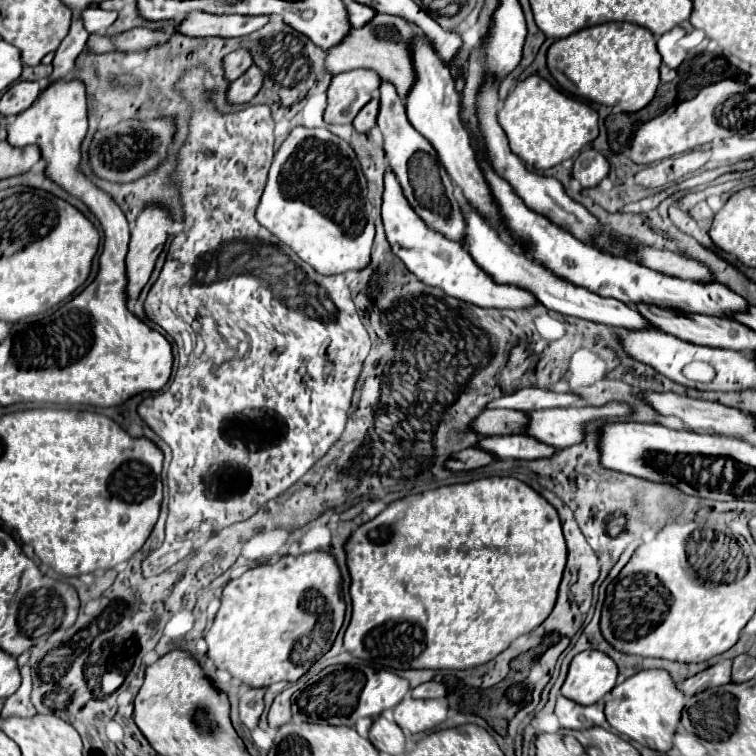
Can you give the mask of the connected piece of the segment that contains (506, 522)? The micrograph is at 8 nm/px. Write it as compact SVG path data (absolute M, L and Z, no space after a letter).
M486 477L470 483L438 487L432 491L408 495L392 501L372 521L362 523L346 541L346 565L350 571L350 597L352 619L344 633L344 649L358 659L368 661L376 669L472 669L502 653L510 641L538 627L552 611L556 603L558 583L566 565L566 543L554 507L536 493L530 485L514 477Z

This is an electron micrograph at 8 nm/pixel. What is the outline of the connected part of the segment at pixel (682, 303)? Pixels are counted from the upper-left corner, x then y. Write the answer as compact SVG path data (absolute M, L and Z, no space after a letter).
M480 157L480 169L484 171L494 197L498 199L498 205L502 209L502 217L506 221L508 231L512 237L520 241L530 241L530 257L540 261L544 267L554 271L562 279L570 279L570 283L586 287L594 291L596 295L602 297L612 297L622 303L630 303L630 307L638 307L638 303L648 303L648 305L658 305L658 307L668 307L676 309L682 313L700 313L700 315L710 315L710 317L722 317L722 319L734 319L736 313L744 313L748 309L748 303L744 297L734 293L722 283L704 283L704 281L692 281L692 279L680 279L666 275L662 271L654 271L642 263L630 261L626 257L616 257L616 255L606 255L602 251L594 251L594 247L578 241L574 235L564 231L562 227L554 225L550 219L544 215L528 209L522 199L514 193L510 183L496 175L490 165Z

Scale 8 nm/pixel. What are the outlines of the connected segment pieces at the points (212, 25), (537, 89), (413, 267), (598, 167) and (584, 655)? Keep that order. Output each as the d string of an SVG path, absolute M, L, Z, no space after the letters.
M192 11L178 25L178 31L192 37L244 37L262 29L270 21L268 15L216 15Z
M530 75L520 81L508 95L498 121L508 135L510 149L534 169L550 169L572 159L586 143L598 137L598 113L590 105L566 97L548 81Z
M386 169L384 175L384 203L382 203L382 219L386 237L392 245L392 251L406 263L406 267L424 283L430 287L440 287L446 295L464 299L472 305L486 307L486 309L528 309L536 307L536 297L526 291L518 289L514 285L500 285L482 271L474 259L470 259L470 253L456 241L446 239L444 235L438 235L438 231L430 231L418 215L414 215L414 209L406 203L406 197L402 193L402 187L396 179L396 175Z
M588 149L576 157L572 177L578 179L584 189L588 189L588 187L596 187L608 175L608 171L610 165L606 157L594 149Z
M582 651L570 663L562 695L580 705L592 705L616 685L616 677L618 667L606 653Z

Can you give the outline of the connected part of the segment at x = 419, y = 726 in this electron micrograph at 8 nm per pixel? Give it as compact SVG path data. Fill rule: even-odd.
M406 697L394 707L394 721L402 731L420 733L446 719L448 701L442 699L412 699Z

